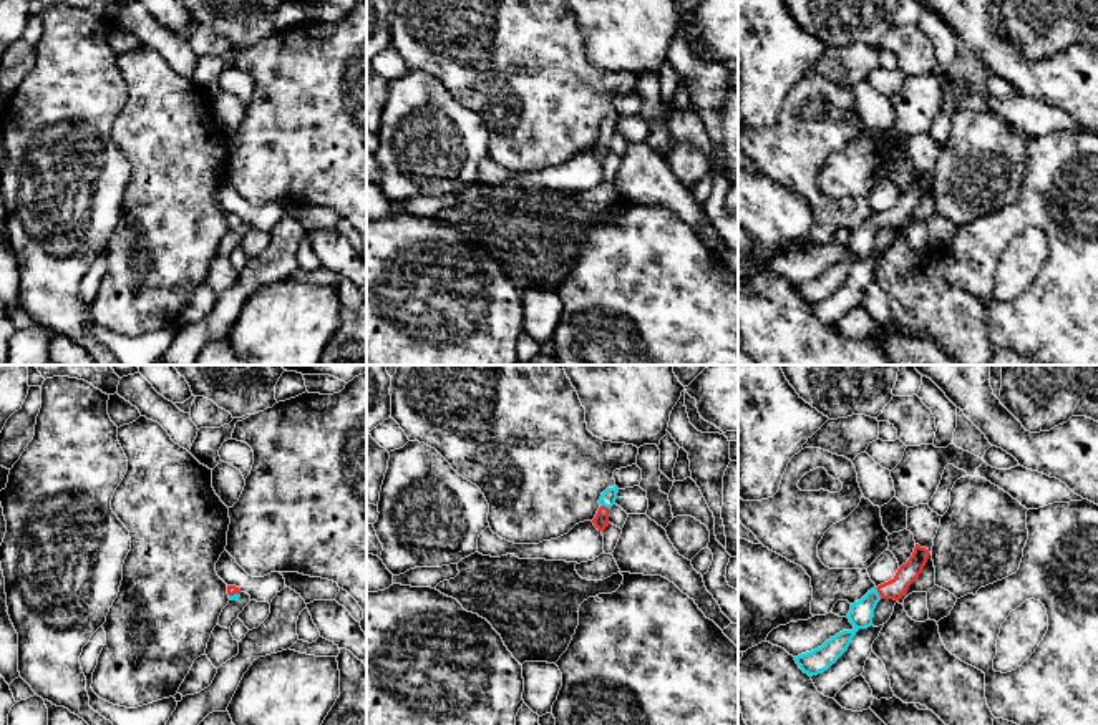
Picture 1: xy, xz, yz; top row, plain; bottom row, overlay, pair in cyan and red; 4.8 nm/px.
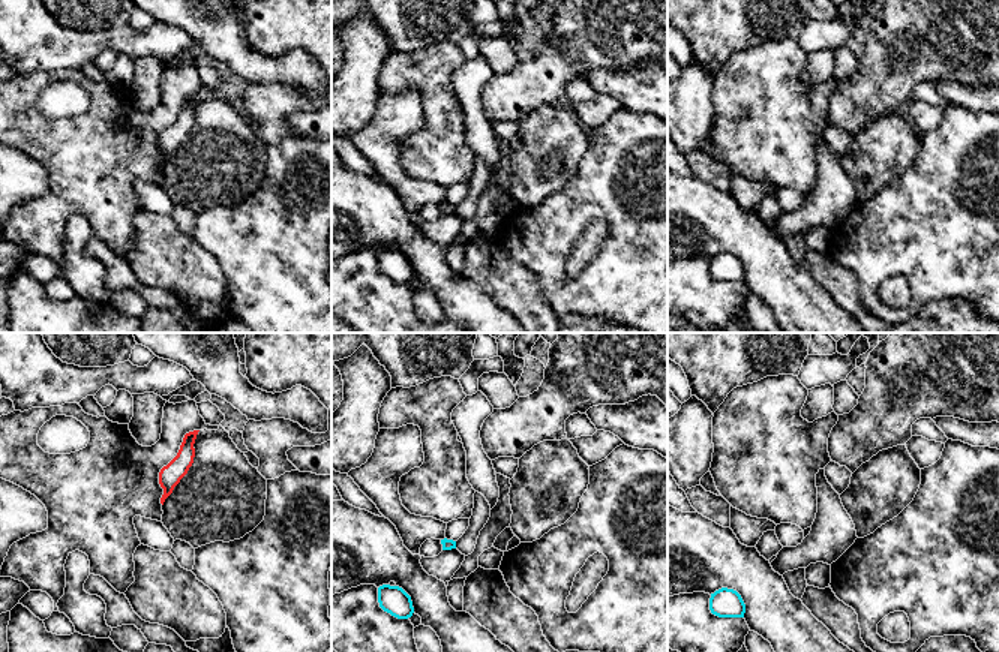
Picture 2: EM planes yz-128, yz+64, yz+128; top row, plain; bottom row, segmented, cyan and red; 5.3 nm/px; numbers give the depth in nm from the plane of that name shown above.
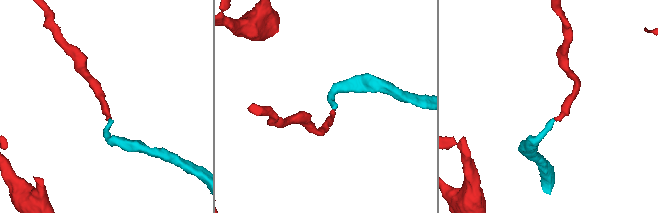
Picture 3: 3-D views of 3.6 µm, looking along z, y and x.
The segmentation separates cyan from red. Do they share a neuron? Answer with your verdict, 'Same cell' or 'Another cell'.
Same cell

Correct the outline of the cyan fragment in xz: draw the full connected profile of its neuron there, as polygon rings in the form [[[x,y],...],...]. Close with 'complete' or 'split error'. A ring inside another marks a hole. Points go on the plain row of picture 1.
[[[617,114],[607,116],[599,128],[600,136],[599,136],[595,146],[592,148],[594,154],[599,159],[604,159],[610,153],[609,151],[609,139],[615,133],[617,121],[619,121]]] | split error

